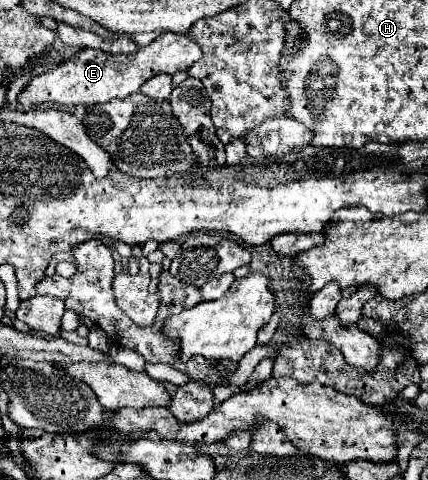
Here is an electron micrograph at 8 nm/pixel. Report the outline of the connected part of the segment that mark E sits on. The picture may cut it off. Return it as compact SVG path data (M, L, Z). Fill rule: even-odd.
M173 32L161 34L149 46L139 48L135 56L133 54L113 56L107 52L99 52L95 48L83 48L77 54L73 54L69 60L43 72L41 76L35 76L17 99L24 110L31 110L33 106L47 104L47 102L57 104L65 110L73 110L79 104L81 106L103 104L113 98L125 98L133 92L139 92L139 88L157 74L175 74L179 70L187 70L199 58L201 58L201 48L197 46L197 42L189 40L185 34L173 34Z

